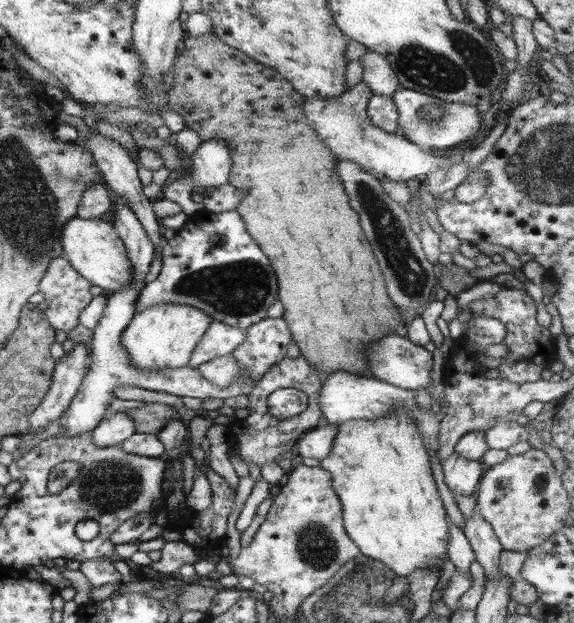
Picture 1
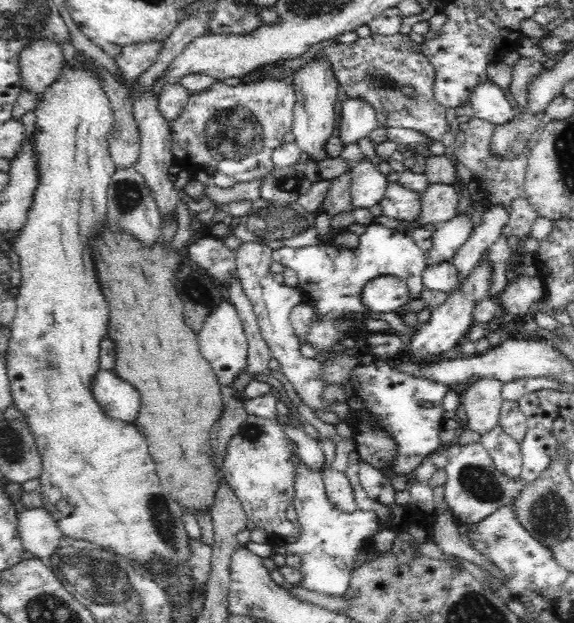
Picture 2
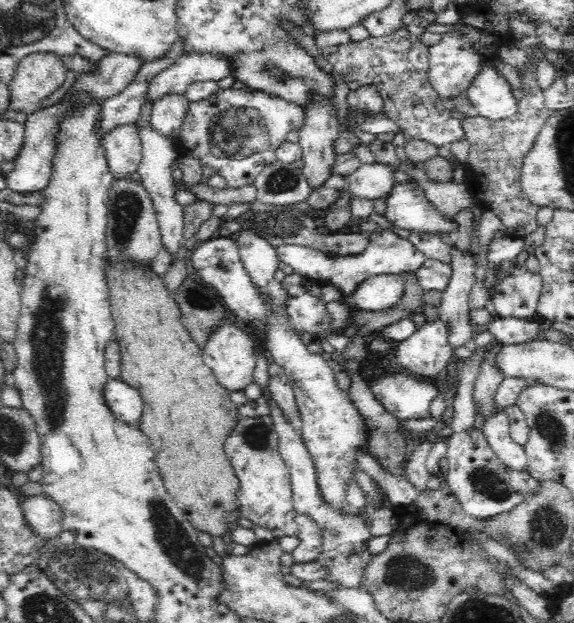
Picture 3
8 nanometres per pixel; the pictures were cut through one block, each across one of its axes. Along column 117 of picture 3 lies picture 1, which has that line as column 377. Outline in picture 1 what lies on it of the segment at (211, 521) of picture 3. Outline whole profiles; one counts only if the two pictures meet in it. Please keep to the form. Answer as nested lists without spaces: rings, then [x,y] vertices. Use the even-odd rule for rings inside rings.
[[[203,32],[200,36],[191,36],[186,33],[182,39],[179,48],[179,54],[173,64],[174,67],[174,85],[168,95],[170,107],[174,112],[180,114],[185,119],[184,124],[190,130],[195,130],[198,136],[203,141],[224,140],[226,146],[230,148],[230,156],[232,156],[232,167],[228,171],[228,184],[235,186],[240,190],[242,199],[236,207],[236,211],[243,218],[248,234],[256,240],[256,244],[262,248],[264,255],[270,260],[273,272],[277,277],[277,296],[279,301],[284,305],[283,320],[287,323],[288,329],[291,333],[291,338],[296,341],[299,350],[310,365],[328,376],[330,373],[344,370],[348,373],[356,375],[370,375],[370,366],[368,366],[368,356],[366,351],[372,347],[372,343],[385,338],[385,336],[392,336],[396,333],[398,327],[395,326],[396,306],[388,297],[387,289],[385,288],[385,277],[382,275],[375,255],[372,252],[370,241],[366,238],[358,221],[358,213],[348,206],[348,193],[344,190],[344,185],[336,173],[336,162],[338,158],[332,153],[326,143],[320,139],[312,123],[308,121],[304,111],[302,111],[302,104],[304,104],[305,96],[301,95],[288,79],[285,79],[276,69],[264,66],[260,62],[249,58],[244,52],[231,48],[221,38],[218,38],[214,33]]]

